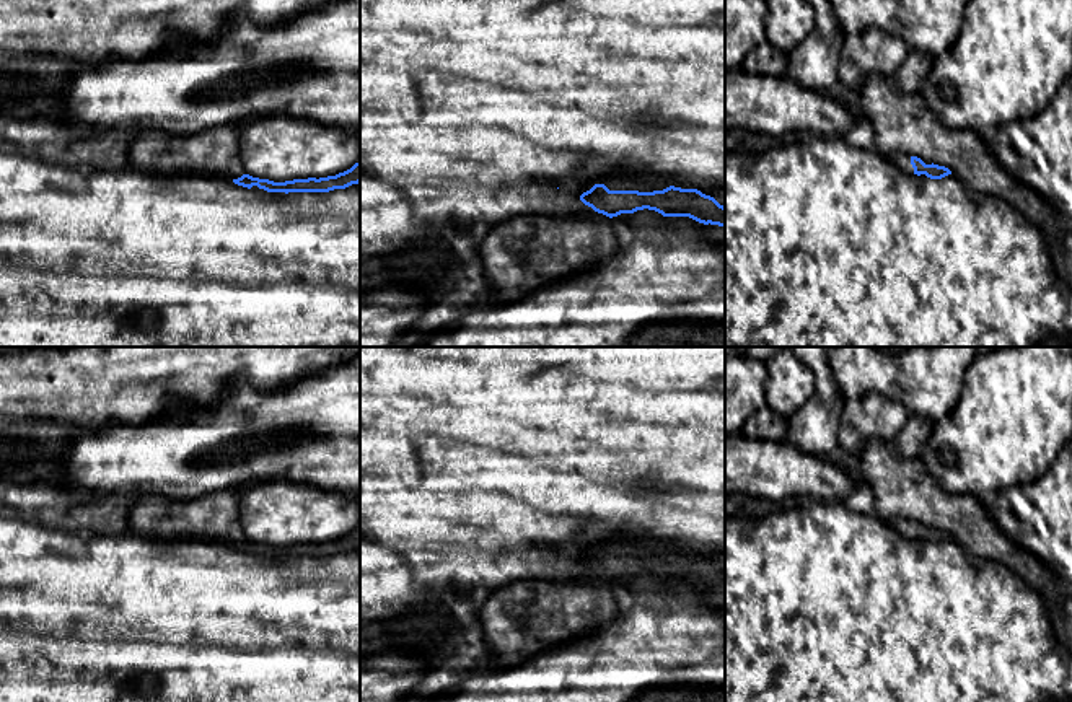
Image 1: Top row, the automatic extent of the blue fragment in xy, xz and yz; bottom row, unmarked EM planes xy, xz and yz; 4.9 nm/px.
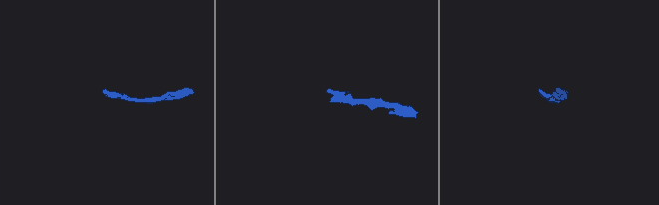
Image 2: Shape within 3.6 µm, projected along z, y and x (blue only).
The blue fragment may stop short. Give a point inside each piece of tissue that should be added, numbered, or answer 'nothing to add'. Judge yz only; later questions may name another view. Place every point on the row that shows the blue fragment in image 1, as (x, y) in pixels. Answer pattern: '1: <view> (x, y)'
1: yz (901, 160)

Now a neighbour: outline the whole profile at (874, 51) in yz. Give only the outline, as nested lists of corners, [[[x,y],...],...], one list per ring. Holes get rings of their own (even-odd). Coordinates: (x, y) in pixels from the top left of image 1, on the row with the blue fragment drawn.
[[[868,28],[859,34],[846,34],[842,57],[850,59],[863,75],[878,73],[893,78],[909,50],[899,36]]]

